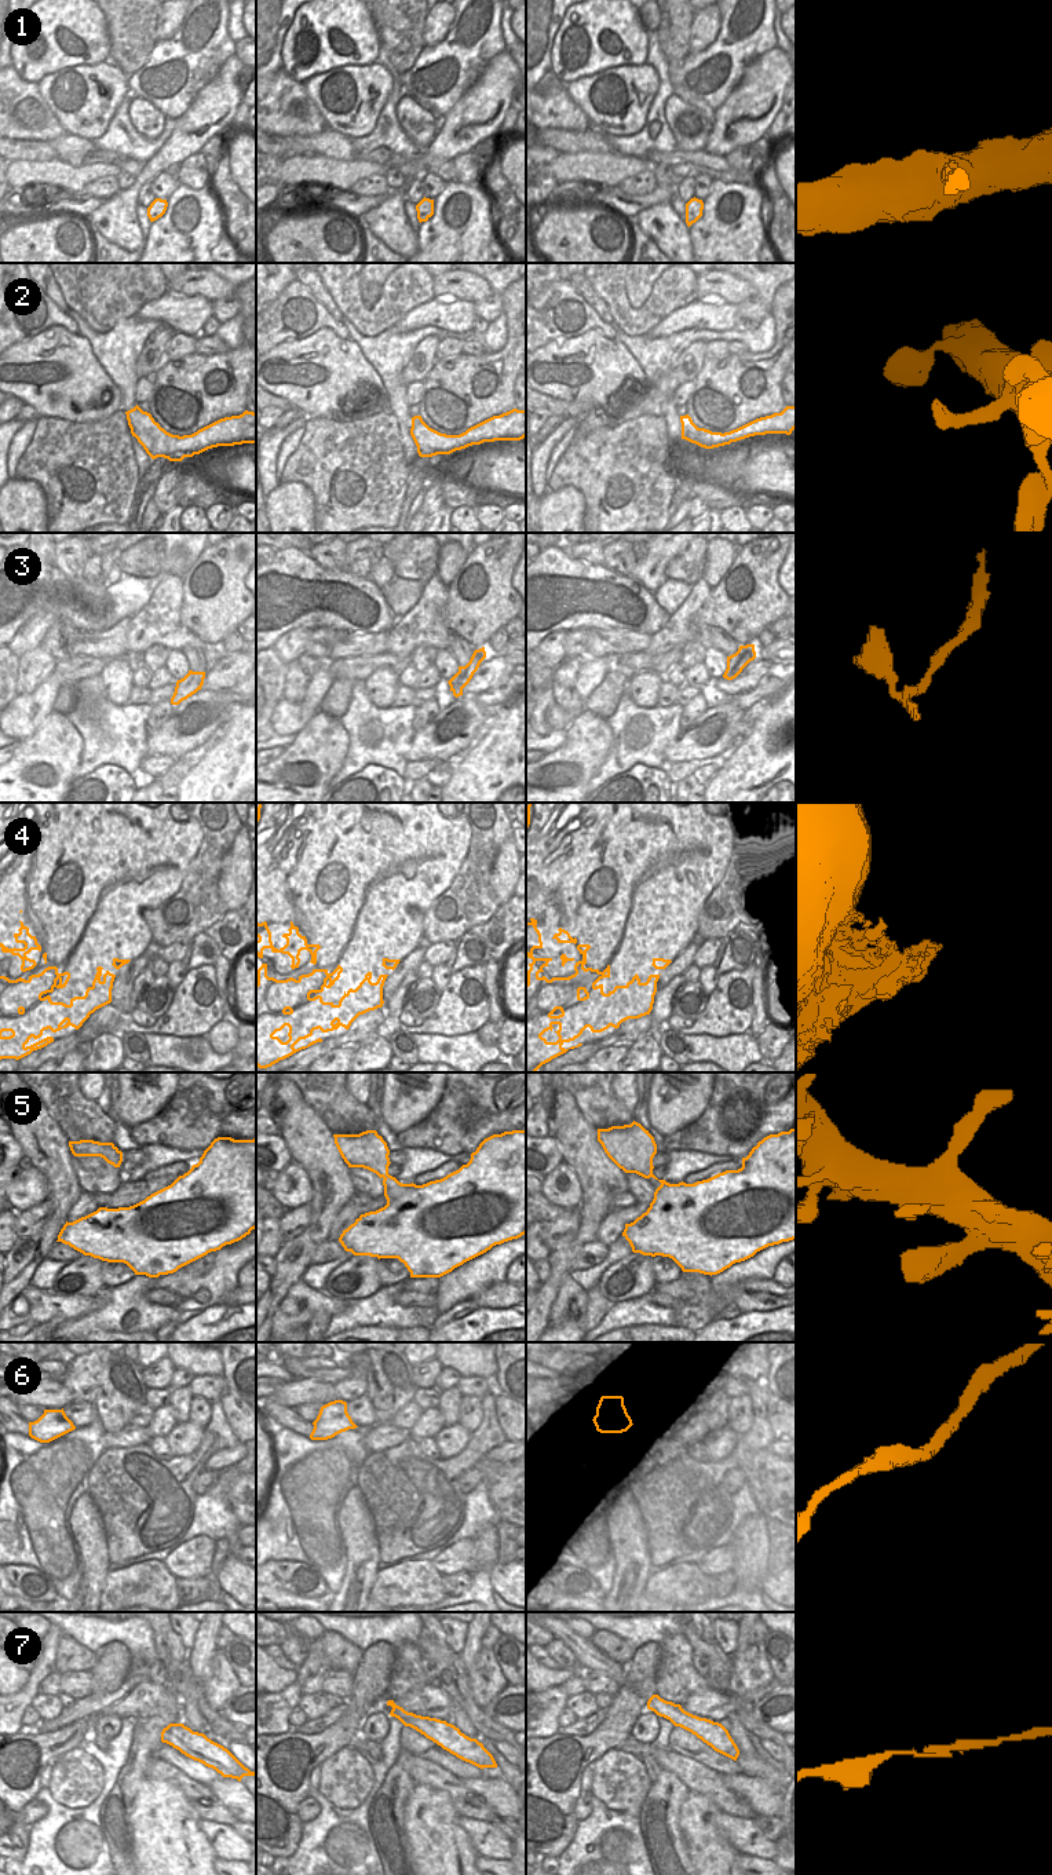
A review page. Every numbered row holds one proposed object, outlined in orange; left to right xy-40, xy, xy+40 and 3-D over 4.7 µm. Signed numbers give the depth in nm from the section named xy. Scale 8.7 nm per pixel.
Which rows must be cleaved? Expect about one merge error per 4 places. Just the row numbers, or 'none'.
1

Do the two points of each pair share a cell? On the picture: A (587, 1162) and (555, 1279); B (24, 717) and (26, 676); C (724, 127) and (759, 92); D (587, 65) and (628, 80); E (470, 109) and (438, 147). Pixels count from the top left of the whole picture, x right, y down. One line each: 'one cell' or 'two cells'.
A: one cell
B: two cells
C: one cell
D: two cells
E: one cell

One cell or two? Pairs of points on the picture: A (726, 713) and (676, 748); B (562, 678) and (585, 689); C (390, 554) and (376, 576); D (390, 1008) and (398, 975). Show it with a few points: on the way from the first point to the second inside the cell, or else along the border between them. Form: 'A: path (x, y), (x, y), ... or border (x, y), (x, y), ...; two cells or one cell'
A: path (713, 726), (697, 742), (689, 746); one cell
B: border (581, 660), (574, 680), (574, 691), (583, 701); two cells
C: path (387, 559), (382, 570); one cell
D: border (416, 969), (412, 969), (404, 978), (384, 1002); two cells

